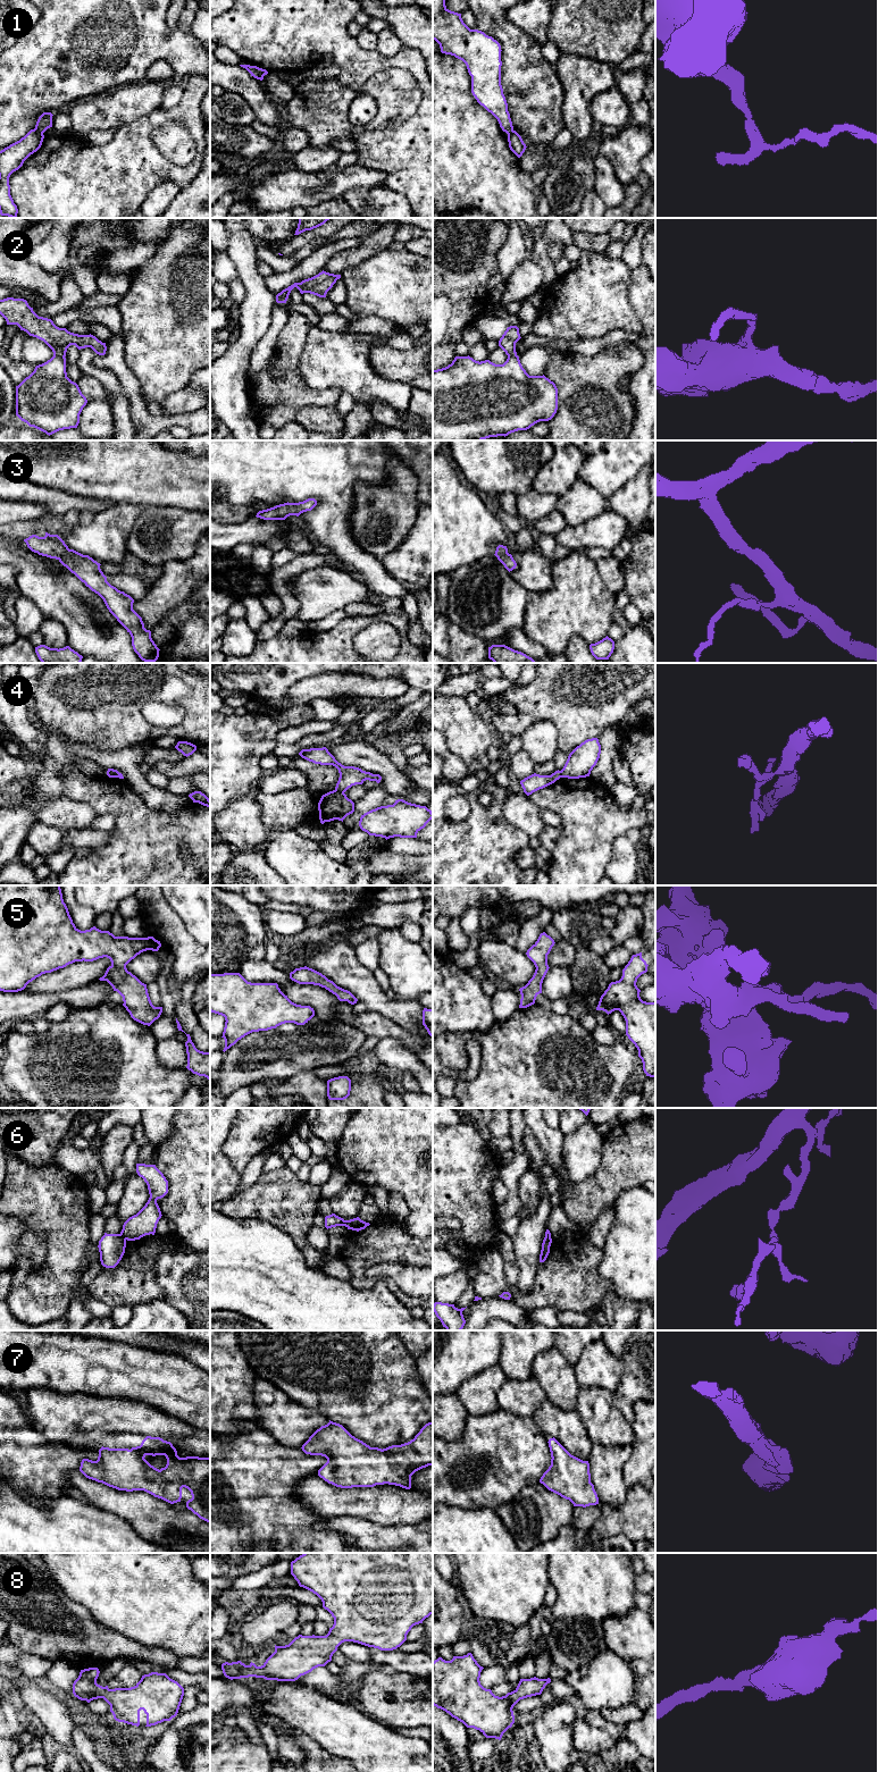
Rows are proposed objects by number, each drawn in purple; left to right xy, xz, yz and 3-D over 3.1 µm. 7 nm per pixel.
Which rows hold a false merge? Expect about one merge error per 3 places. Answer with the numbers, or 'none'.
1, 2, 4, 6

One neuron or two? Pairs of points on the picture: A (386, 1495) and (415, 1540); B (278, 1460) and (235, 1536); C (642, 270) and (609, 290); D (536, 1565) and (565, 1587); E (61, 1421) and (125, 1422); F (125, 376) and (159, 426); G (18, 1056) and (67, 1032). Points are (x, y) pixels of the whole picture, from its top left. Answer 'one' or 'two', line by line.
A: two
B: one
C: two
D: two
E: one
F: one
G: one

